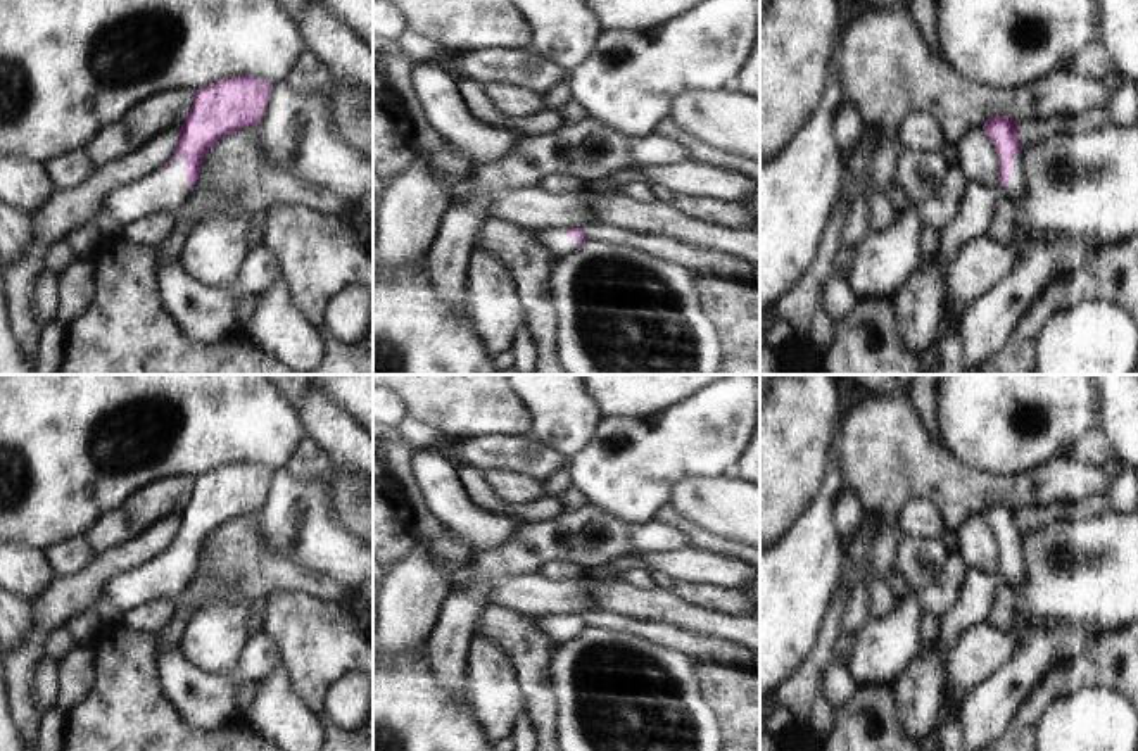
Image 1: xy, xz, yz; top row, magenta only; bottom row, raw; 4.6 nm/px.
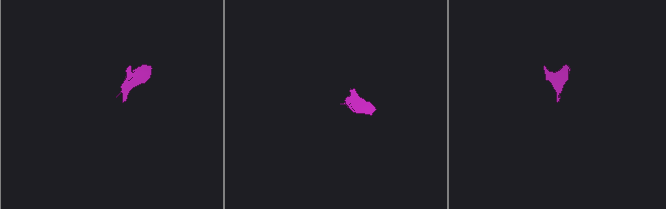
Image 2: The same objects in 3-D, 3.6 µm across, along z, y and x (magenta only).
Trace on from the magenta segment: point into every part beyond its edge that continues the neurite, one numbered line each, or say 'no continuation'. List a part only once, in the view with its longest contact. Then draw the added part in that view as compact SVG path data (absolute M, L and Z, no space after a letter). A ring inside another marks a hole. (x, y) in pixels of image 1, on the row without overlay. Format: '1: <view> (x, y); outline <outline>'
1: xy (161, 577); outline M176 544L164 558L154 558L145 565L114 577L104 592L121 611L136 608L150 599L169 597L176 601L188 585L187 549Z

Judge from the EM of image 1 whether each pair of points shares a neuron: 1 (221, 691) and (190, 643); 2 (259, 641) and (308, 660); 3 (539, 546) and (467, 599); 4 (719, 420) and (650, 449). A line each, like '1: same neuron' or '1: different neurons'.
1: different neurons
2: different neurons
3: same neuron
4: same neuron

